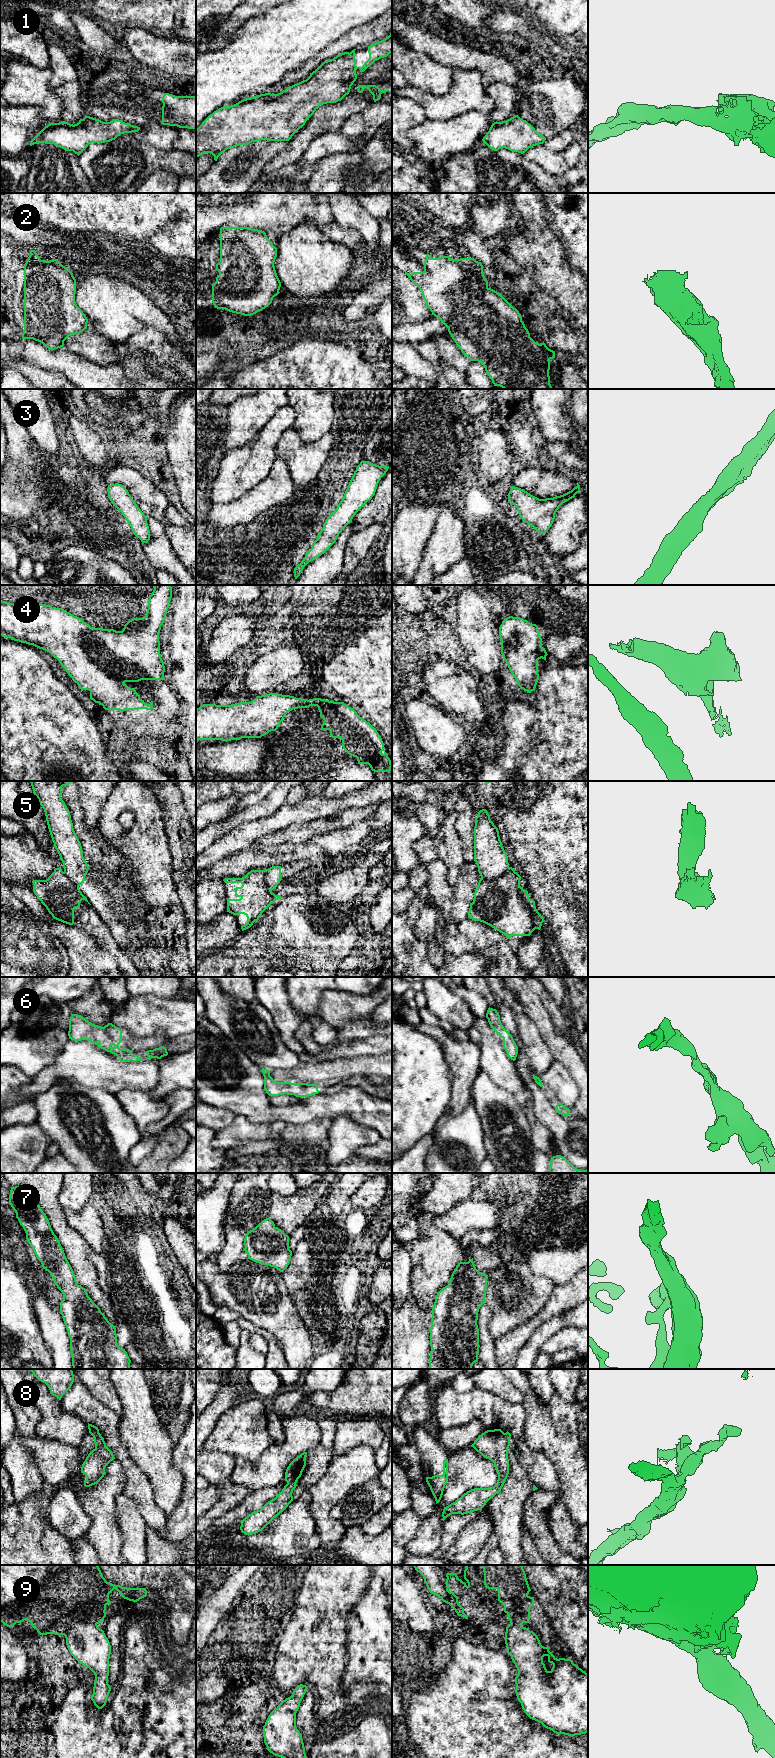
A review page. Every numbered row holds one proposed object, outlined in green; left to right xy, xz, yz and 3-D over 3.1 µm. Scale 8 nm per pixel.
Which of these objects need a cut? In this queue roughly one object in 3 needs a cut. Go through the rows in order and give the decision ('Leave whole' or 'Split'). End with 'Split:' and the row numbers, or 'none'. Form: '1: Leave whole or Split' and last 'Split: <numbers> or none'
1: Leave whole
2: Leave whole
3: Leave whole
4: Leave whole
5: Split
6: Leave whole
7: Leave whole
8: Split
9: Leave whole
Split: 5, 8

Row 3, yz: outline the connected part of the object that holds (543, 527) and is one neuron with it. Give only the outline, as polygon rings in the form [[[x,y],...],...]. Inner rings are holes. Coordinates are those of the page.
[[[578,484],[563,495],[539,499],[521,488],[511,486],[508,502],[517,508],[523,522],[532,526],[537,532],[546,534],[554,522],[559,507],[580,492],[580,485]]]

